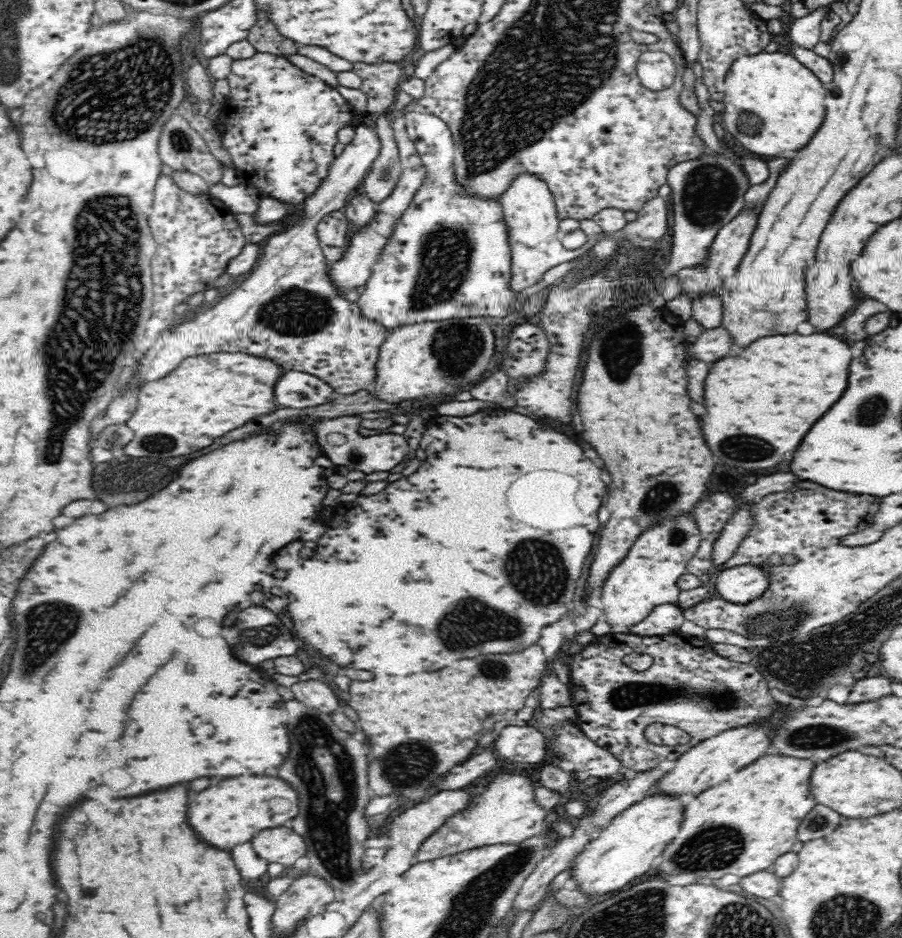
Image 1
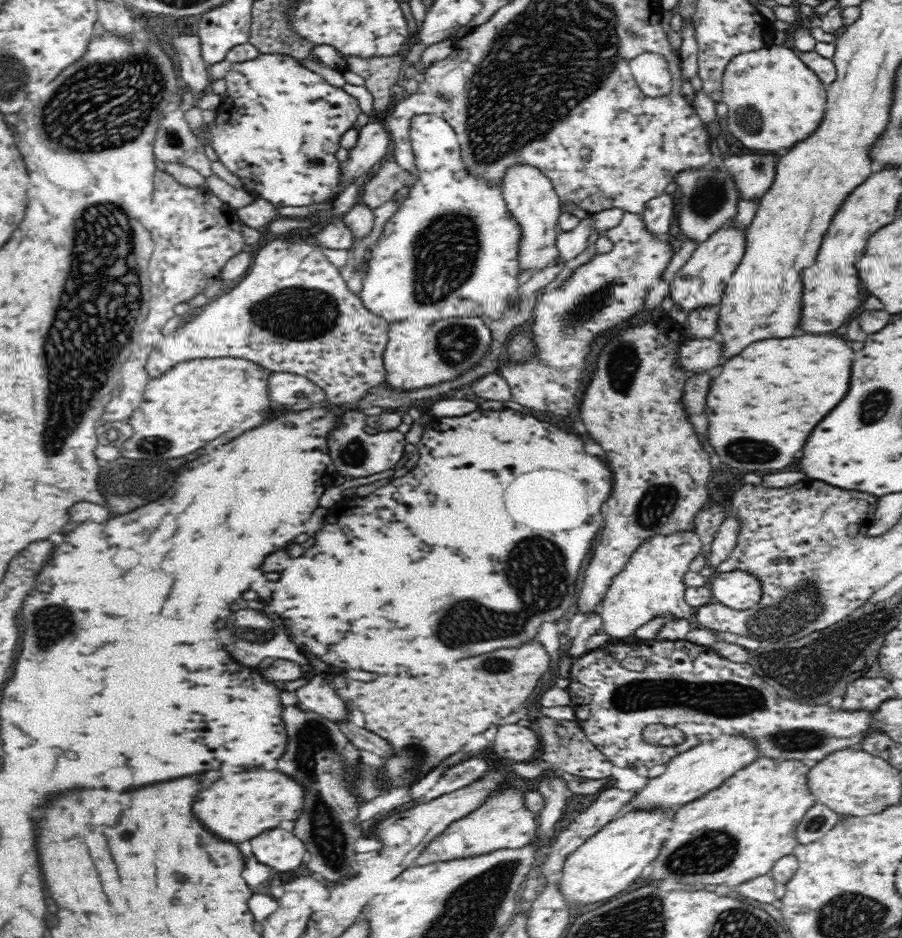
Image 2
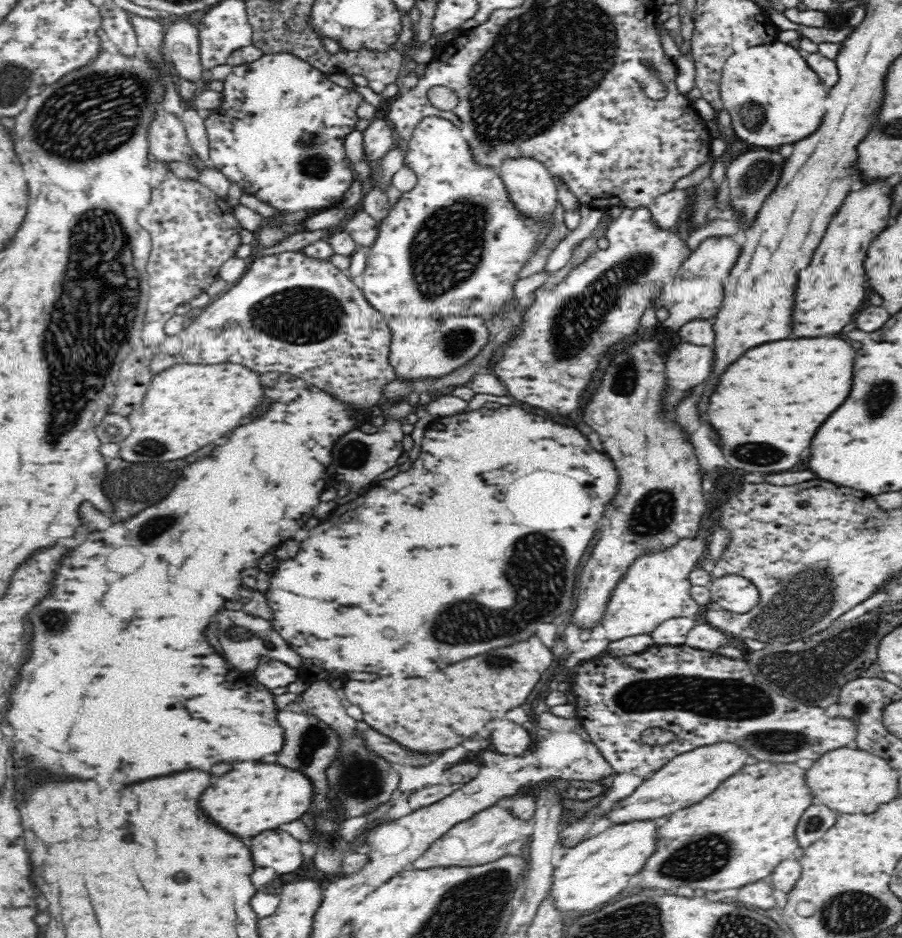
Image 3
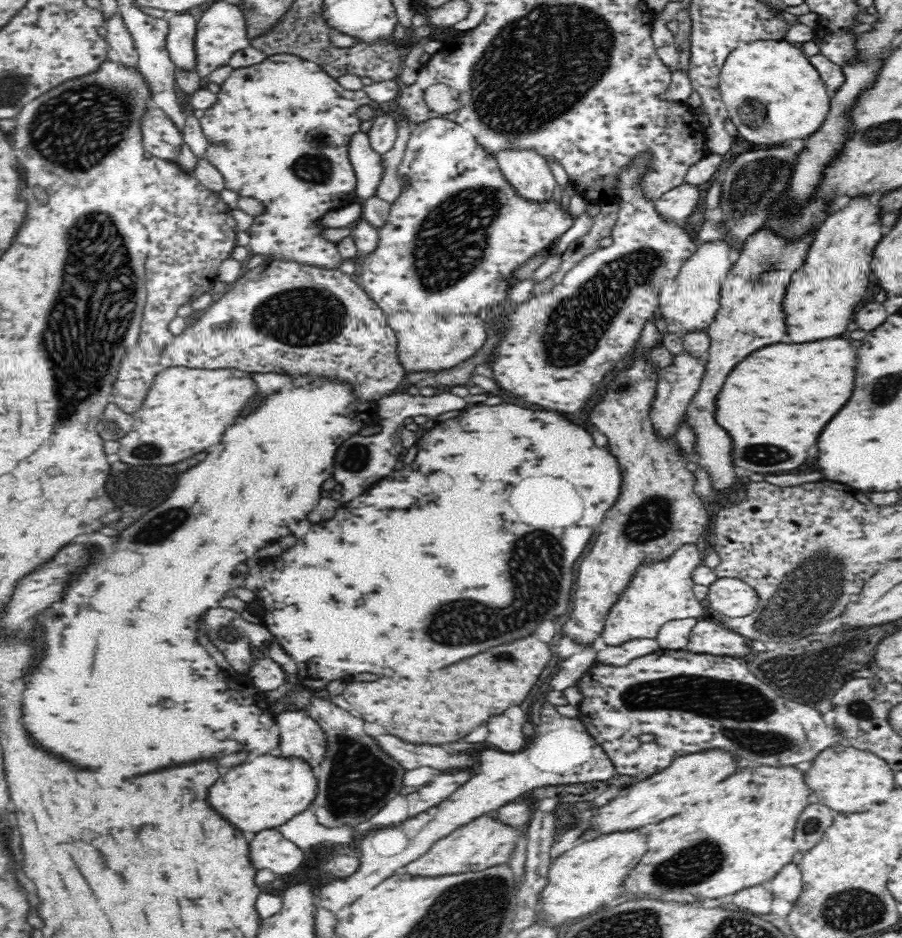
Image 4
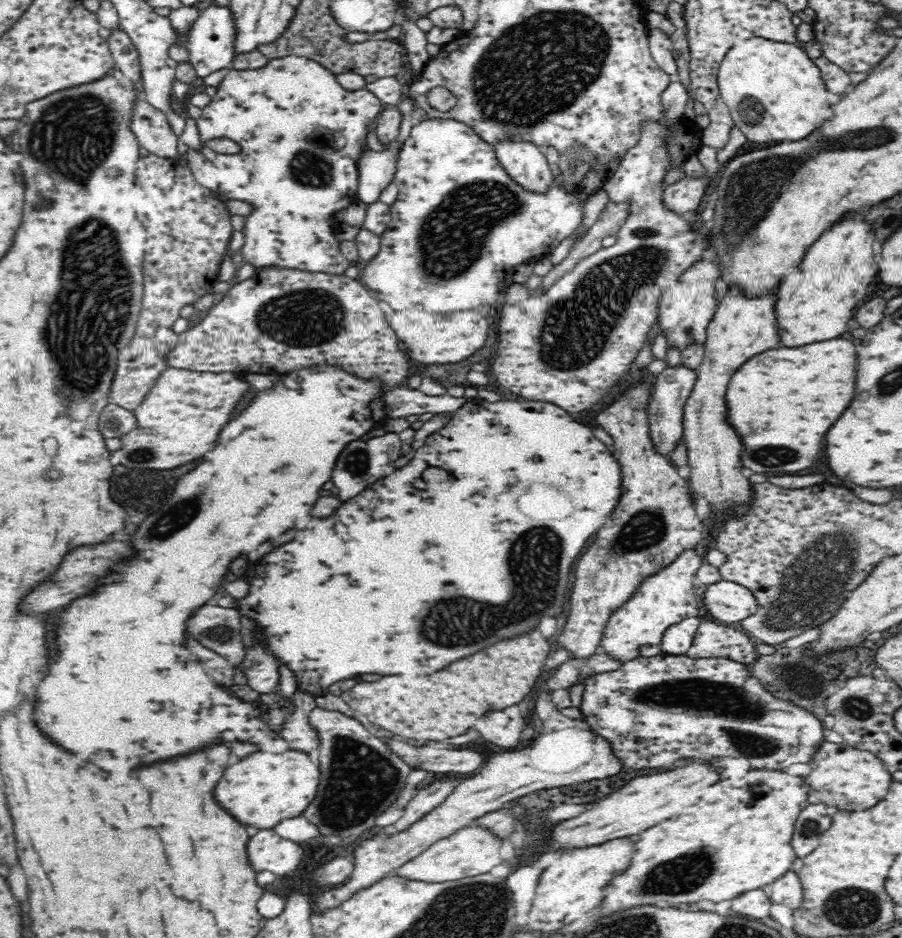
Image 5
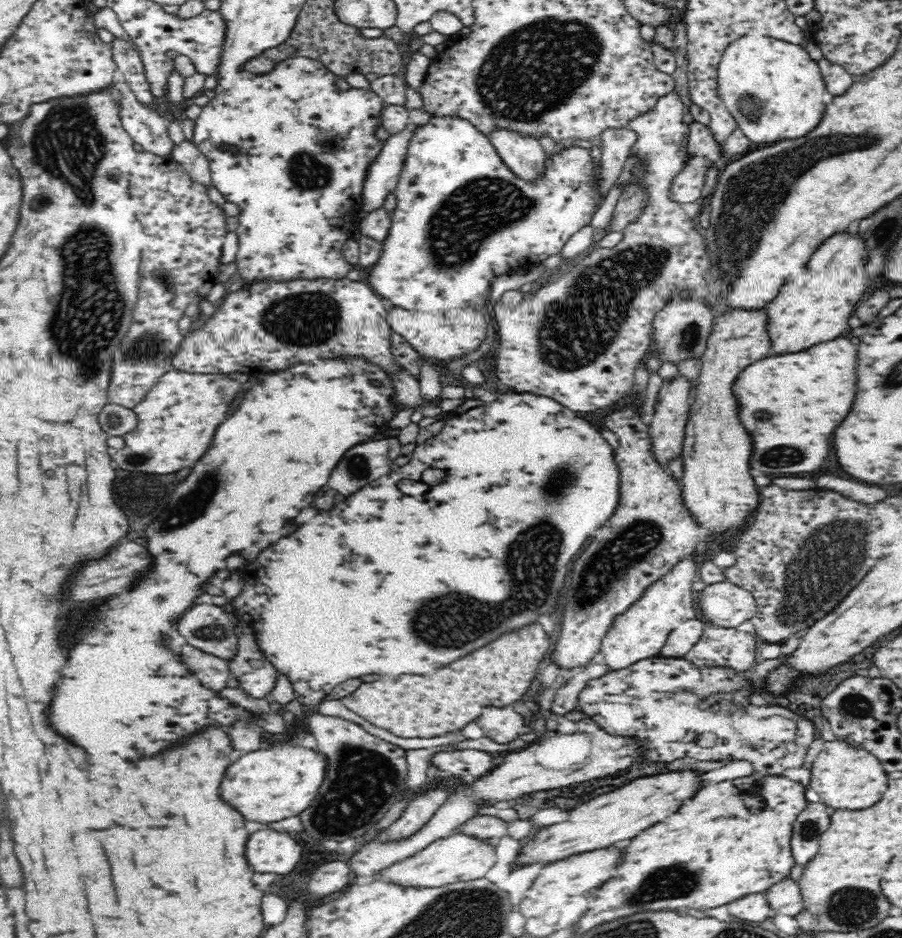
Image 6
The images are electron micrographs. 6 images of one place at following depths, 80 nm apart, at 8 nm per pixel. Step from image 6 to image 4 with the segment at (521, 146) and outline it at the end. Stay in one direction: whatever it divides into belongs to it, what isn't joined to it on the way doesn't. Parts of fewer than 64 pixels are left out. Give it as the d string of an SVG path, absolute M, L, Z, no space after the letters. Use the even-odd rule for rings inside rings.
M530 150L502 151L496 156L504 179L514 193L534 203L552 201L557 194L554 173L548 161Z

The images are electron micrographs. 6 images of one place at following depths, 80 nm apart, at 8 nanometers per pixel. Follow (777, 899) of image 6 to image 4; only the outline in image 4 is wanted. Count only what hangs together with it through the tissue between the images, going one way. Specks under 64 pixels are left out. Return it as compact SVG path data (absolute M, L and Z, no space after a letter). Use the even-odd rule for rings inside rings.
M790 861L780 868L780 872L774 878L766 880L763 885L774 897L794 903L802 892L802 871L798 864Z

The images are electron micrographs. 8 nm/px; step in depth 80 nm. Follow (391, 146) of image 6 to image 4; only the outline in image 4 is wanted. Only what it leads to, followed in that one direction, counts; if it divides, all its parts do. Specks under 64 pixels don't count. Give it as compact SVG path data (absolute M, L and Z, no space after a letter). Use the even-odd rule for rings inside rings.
M361 131L350 136L348 148L349 162L357 180L355 193L359 201L363 201L376 194L382 178L382 156L372 151L368 135Z

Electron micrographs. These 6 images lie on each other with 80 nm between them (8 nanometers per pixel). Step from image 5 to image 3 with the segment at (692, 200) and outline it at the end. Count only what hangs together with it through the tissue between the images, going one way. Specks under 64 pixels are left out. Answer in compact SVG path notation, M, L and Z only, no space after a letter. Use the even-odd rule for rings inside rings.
M670 189L654 198L654 202L647 207L650 211L651 220L657 228L675 229L687 203L688 195L686 195L684 189Z

